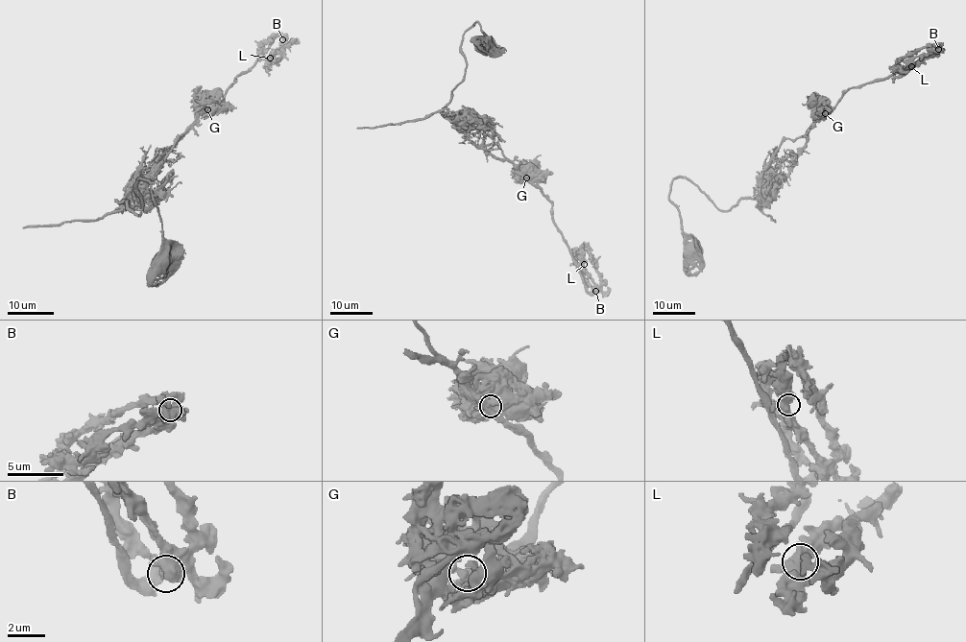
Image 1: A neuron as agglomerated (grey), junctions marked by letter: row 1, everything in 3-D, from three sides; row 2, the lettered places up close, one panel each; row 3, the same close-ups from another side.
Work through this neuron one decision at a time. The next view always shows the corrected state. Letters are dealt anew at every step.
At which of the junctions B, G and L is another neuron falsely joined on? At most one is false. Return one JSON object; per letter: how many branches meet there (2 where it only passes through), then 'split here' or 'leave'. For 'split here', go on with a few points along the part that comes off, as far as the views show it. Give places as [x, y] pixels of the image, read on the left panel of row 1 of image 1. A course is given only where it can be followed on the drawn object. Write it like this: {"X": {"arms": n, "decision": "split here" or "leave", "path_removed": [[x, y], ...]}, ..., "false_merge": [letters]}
{"B": {"arms": 2, "decision": "leave"}, "G": {"arms": 2, "decision": "split here", "path_removed": [[207, 109], [194, 107], [193, 125], [177, 137], [143, 184], [134, 183], [111, 211], [96, 219], [23, 228]]}, "L": {"arms": 3, "decision": "leave"}, "false_merge": ["G"]}

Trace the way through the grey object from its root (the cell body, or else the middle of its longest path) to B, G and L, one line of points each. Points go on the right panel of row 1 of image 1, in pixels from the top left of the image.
B: (691, 252), (674, 179), (688, 178), (720, 210), (763, 198), (849, 89), (938, 49)
G: (691, 252), (669, 200), (671, 182), (688, 178), (720, 210), (763, 198), (788, 173), (807, 131), (825, 113)
L: (691, 252), (674, 179), (688, 178), (720, 210), (763, 198), (849, 89), (911, 66)

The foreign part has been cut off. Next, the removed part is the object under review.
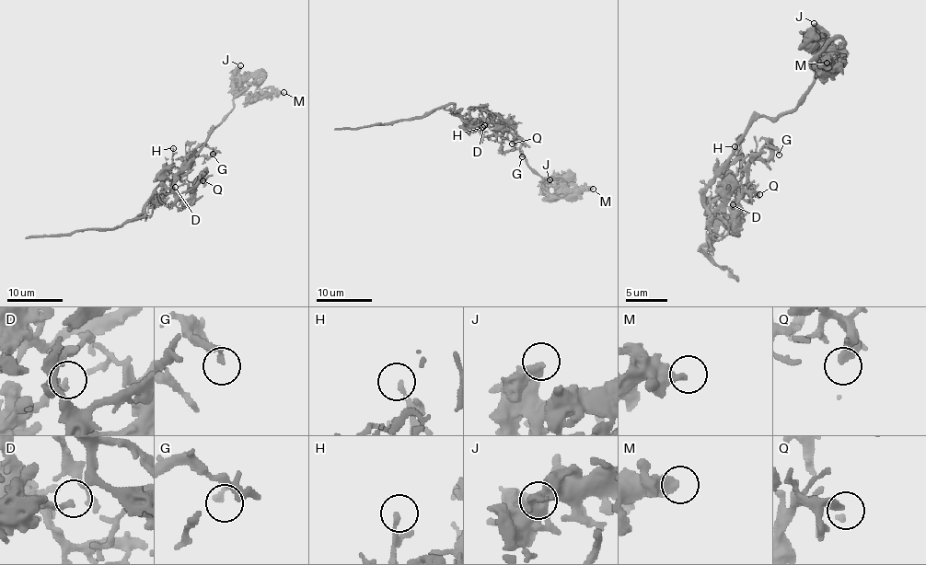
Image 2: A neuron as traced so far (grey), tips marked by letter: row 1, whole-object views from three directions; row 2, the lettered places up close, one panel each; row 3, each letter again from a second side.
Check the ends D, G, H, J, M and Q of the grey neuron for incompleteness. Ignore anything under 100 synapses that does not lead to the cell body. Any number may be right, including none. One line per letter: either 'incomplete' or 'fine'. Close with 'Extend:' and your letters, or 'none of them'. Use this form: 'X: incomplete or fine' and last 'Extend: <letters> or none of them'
D: fine
G: fine
H: fine
J: fine
M: fine
Q: fine
Extend: none of them

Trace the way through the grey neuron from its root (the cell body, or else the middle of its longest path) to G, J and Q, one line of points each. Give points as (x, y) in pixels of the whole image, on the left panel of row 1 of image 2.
G: (175, 176), (172, 183), (178, 178), (183, 183), (190, 169), (191, 155), (199, 146), (208, 145), (213, 154)
J: (175, 176), (197, 153), (211, 129), (234, 106), (234, 73), (240, 65)
Q: (175, 176), (172, 183), (180, 178), (190, 187), (202, 180)

